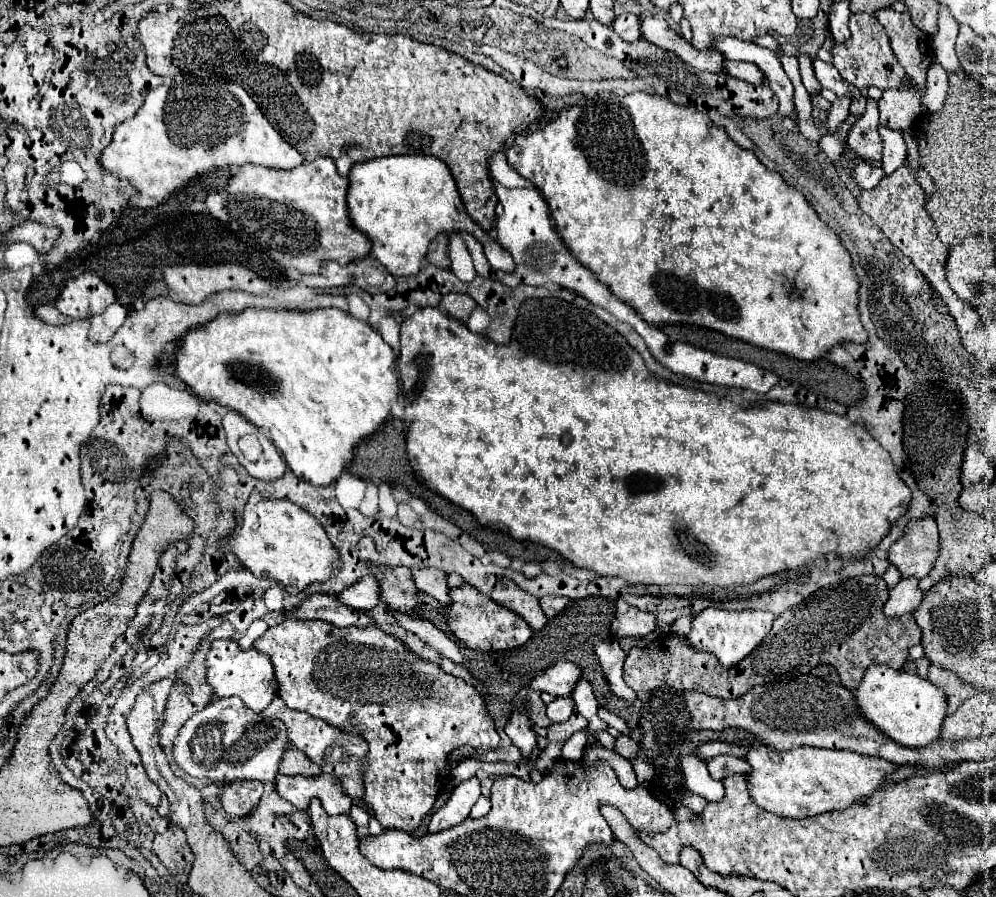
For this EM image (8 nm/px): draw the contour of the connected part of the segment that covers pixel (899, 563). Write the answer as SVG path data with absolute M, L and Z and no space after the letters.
M930 517L910 521L906 525L904 537L900 537L890 549L890 563L898 567L904 579L922 579L930 573L934 557L938 553L938 527Z

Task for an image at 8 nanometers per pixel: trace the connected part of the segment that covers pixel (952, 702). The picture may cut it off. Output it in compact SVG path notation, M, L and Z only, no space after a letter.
M934 665L928 667L928 681L934 683L936 687L940 687L944 691L946 701L948 701L946 715L954 713L958 709L958 705L962 705L962 701L966 697L972 697L974 693L978 693L978 689L974 689L972 685L966 685L964 681L960 681L958 677L954 677L950 671L938 669Z

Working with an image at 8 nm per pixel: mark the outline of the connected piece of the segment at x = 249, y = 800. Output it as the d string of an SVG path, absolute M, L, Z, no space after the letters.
M228 781L224 783L224 789L220 791L218 799L222 809L232 817L246 817L250 809L258 803L258 797L262 797L264 789L260 781Z

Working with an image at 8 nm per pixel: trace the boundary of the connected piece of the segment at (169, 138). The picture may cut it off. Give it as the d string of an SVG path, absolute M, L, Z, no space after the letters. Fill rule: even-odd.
M176 77L170 87L162 85L152 89L138 113L116 127L112 143L102 151L100 163L108 173L118 175L120 179L128 179L138 189L138 195L130 199L130 205L148 209L160 205L160 199L164 203L170 195L182 191L188 181L198 179L214 169L242 167L248 163L272 169L294 169L302 165L302 155L298 149L292 149L292 145L284 141L284 137L270 125L266 117L262 117L256 101L238 83L226 81L224 77ZM166 105L168 129L164 123Z

